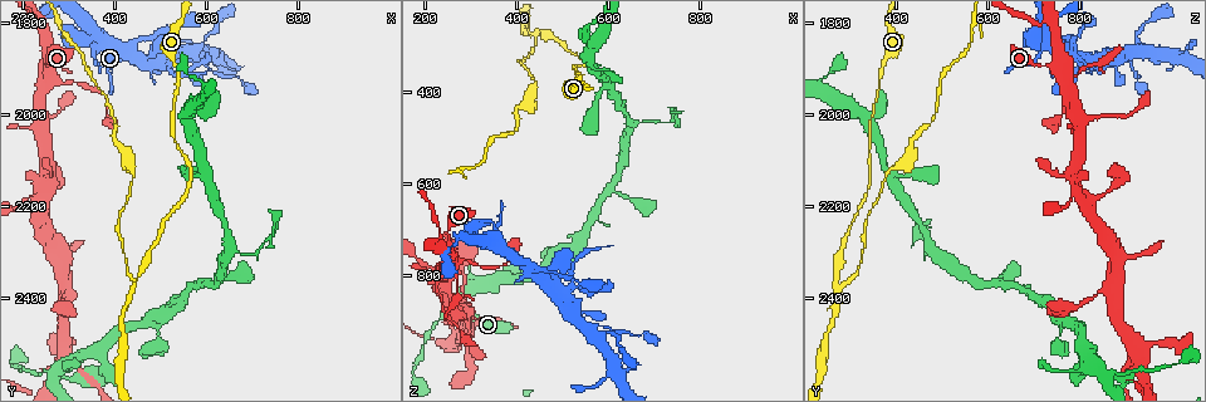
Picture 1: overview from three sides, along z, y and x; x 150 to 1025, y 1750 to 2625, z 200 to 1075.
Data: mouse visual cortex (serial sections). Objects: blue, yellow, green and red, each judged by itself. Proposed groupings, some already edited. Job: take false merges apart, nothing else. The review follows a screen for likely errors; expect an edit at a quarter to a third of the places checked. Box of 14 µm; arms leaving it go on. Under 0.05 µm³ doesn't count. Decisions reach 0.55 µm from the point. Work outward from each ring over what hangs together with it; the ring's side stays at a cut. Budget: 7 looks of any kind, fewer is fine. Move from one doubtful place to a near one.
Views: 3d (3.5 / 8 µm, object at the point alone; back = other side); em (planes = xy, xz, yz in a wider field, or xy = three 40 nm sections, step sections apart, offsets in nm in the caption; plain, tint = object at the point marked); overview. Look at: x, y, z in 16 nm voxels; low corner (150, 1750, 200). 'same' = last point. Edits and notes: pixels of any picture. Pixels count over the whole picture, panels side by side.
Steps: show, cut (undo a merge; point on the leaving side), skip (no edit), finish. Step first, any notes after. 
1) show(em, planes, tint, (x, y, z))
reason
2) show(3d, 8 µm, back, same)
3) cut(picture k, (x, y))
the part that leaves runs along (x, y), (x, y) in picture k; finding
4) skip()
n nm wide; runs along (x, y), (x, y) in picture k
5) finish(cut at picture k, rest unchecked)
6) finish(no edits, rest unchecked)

show(3d, 3.5 µm, (440, 2365, 275))
three-way junction

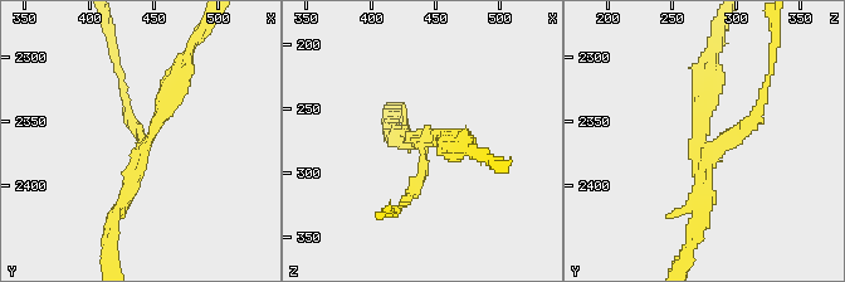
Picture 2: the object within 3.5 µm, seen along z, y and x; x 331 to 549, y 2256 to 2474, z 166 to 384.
show(em, planes, tint, (444, 2368, 276))
3 arms; arms of 150, 200, 250 nm

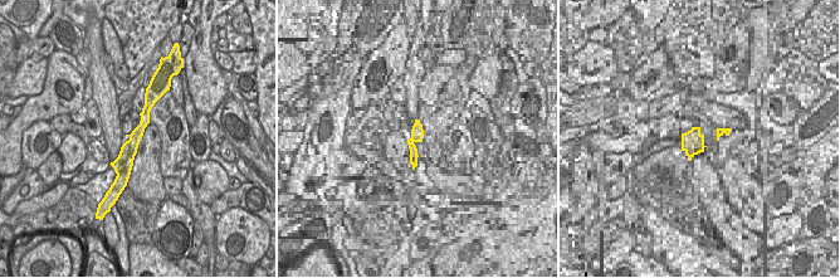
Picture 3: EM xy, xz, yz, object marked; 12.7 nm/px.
show(em, xy, step 2, tint, same)

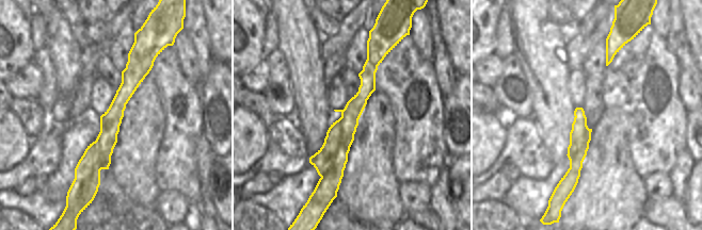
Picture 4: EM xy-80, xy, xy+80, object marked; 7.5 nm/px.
cut(picture 2, (748, 121))
the part that leaves runs along (714, 146), (753, 116), (773, 57) in picture 2; a second cell is stuck on

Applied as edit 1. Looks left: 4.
show(overview)
see it whole again

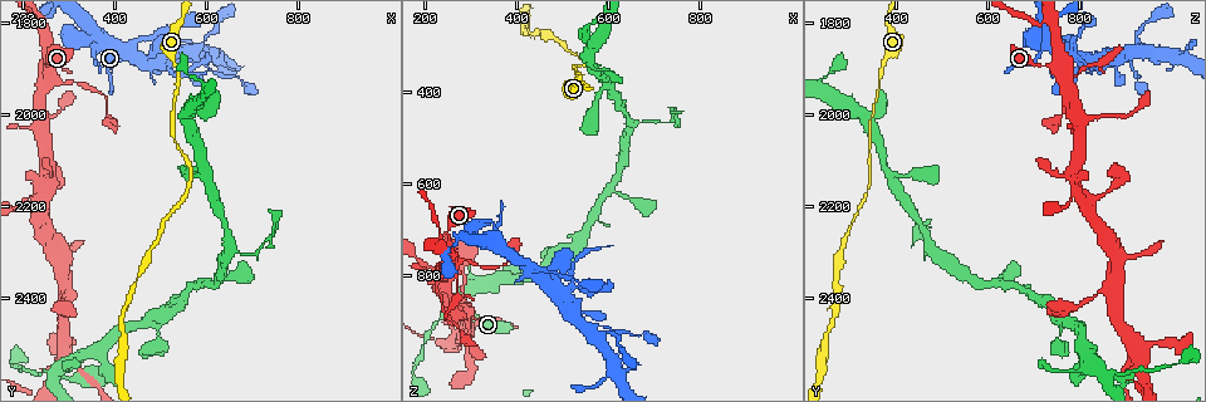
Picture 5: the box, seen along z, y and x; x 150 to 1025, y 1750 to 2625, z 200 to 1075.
show(3d, 3.5 µm, (235, 2015, 795))
two arms in line, one across

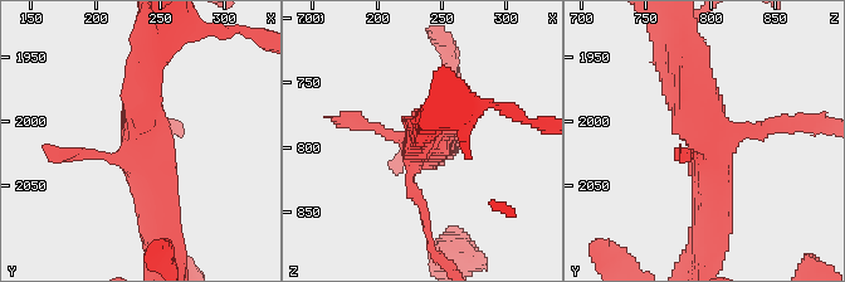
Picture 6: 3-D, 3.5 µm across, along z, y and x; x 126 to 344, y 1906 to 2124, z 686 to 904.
show(em, xy, step 2, tint, (236, 2010, 796))

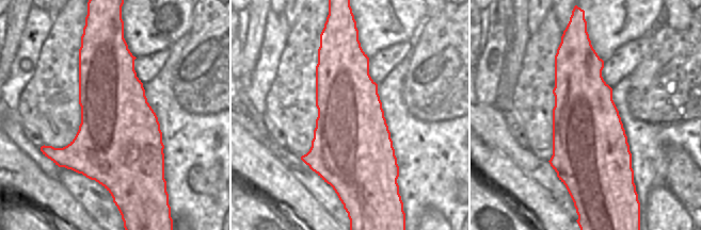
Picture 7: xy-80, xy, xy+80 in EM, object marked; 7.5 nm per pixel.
skip()
runs along (685, 56), (708, 152), (708, 218) in picture 6; one cell here

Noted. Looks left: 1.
finish(cut at picture 2, rest unchecked)

